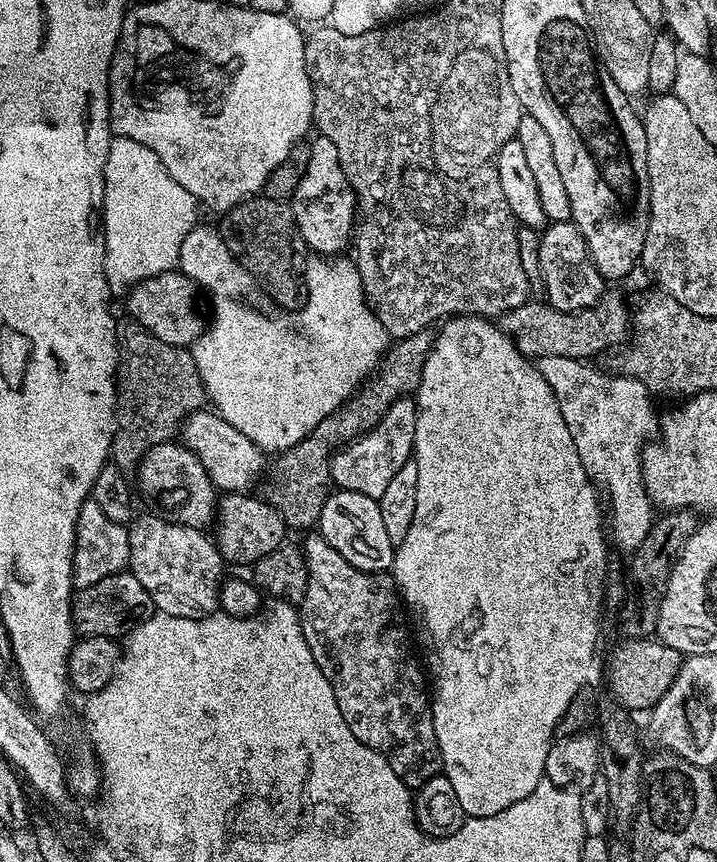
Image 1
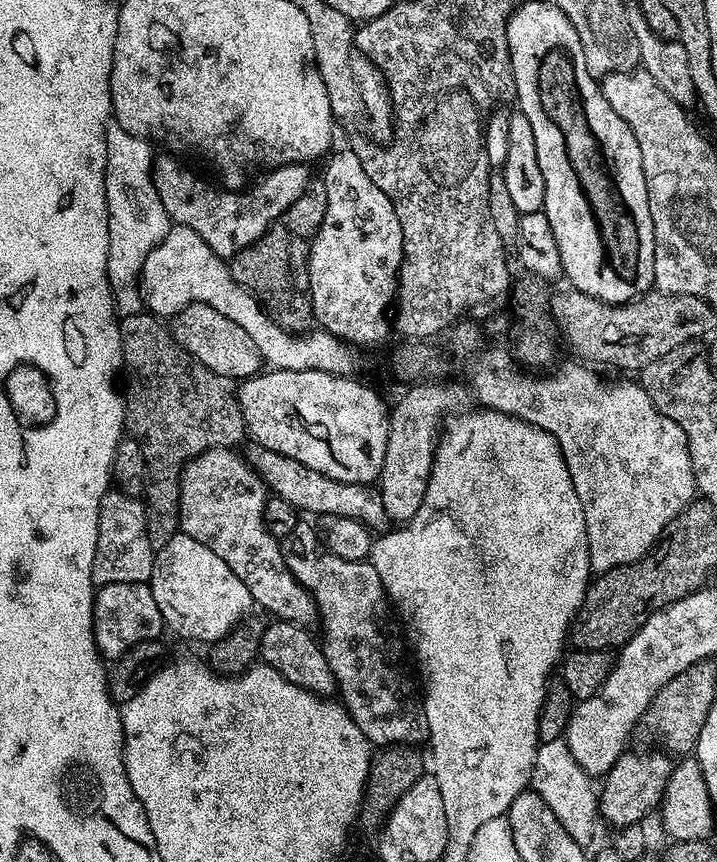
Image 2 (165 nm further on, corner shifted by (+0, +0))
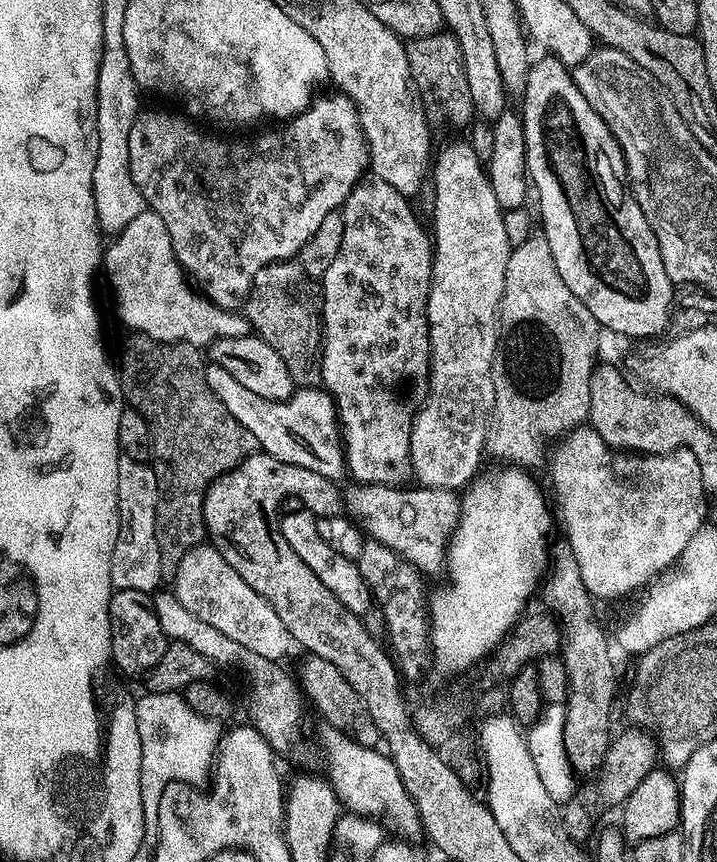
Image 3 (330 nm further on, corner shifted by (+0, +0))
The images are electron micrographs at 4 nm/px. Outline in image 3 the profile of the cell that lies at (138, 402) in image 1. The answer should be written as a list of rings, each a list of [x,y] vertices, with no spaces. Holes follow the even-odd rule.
[[[139,334],[129,337],[124,344],[124,353],[121,354],[120,360],[118,356],[118,375],[127,407],[146,418],[152,435],[150,463],[158,478],[160,491],[160,501],[156,507],[158,554],[162,554],[162,570],[165,574],[172,574],[175,573],[178,562],[186,558],[188,551],[205,543],[204,499],[208,488],[222,474],[242,463],[247,456],[253,456],[258,451],[258,445],[254,434],[250,434],[250,430],[246,430],[246,426],[242,426],[242,422],[238,422],[234,414],[230,414],[230,410],[222,406],[218,394],[210,390],[204,377],[206,364],[197,345],[167,344]]]

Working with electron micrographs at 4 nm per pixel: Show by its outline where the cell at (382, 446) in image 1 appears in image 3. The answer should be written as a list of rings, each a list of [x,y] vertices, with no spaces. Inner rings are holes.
[[[209,363],[204,369],[204,377],[210,390],[218,394],[222,406],[226,406],[226,410],[230,410],[230,414],[234,414],[234,418],[242,422],[250,434],[254,434],[257,445],[263,451],[282,462],[314,470],[334,481],[345,475],[344,445],[336,418],[336,404],[327,391],[313,386],[293,391],[288,400],[267,400],[246,390],[242,382],[234,382],[234,378],[230,378],[230,374],[217,364]]]

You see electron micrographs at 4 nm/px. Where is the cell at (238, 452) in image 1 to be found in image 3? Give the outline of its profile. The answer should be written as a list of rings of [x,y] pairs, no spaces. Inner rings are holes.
[[[353,483],[351,487],[343,489],[342,508],[357,520],[353,521],[365,537],[388,547],[425,577],[445,571],[448,541],[460,517],[461,497],[455,491],[388,484]]]

